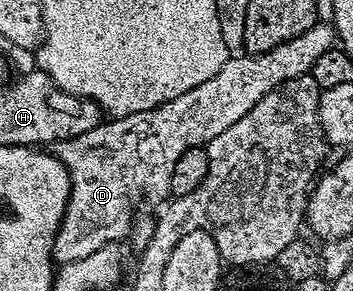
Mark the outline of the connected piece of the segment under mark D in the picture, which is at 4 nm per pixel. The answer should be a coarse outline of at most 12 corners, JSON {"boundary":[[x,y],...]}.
{"boundary":[[316,23],[193,91],[56,141],[59,265],[130,238],[173,163],[308,76]]}

